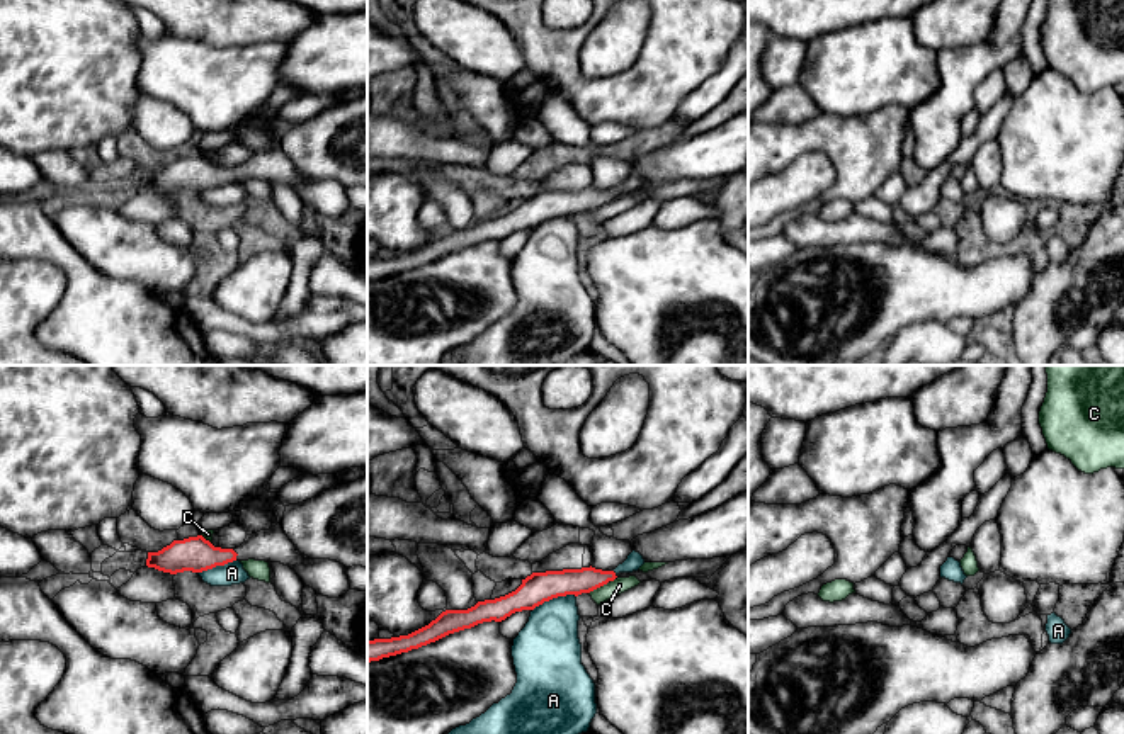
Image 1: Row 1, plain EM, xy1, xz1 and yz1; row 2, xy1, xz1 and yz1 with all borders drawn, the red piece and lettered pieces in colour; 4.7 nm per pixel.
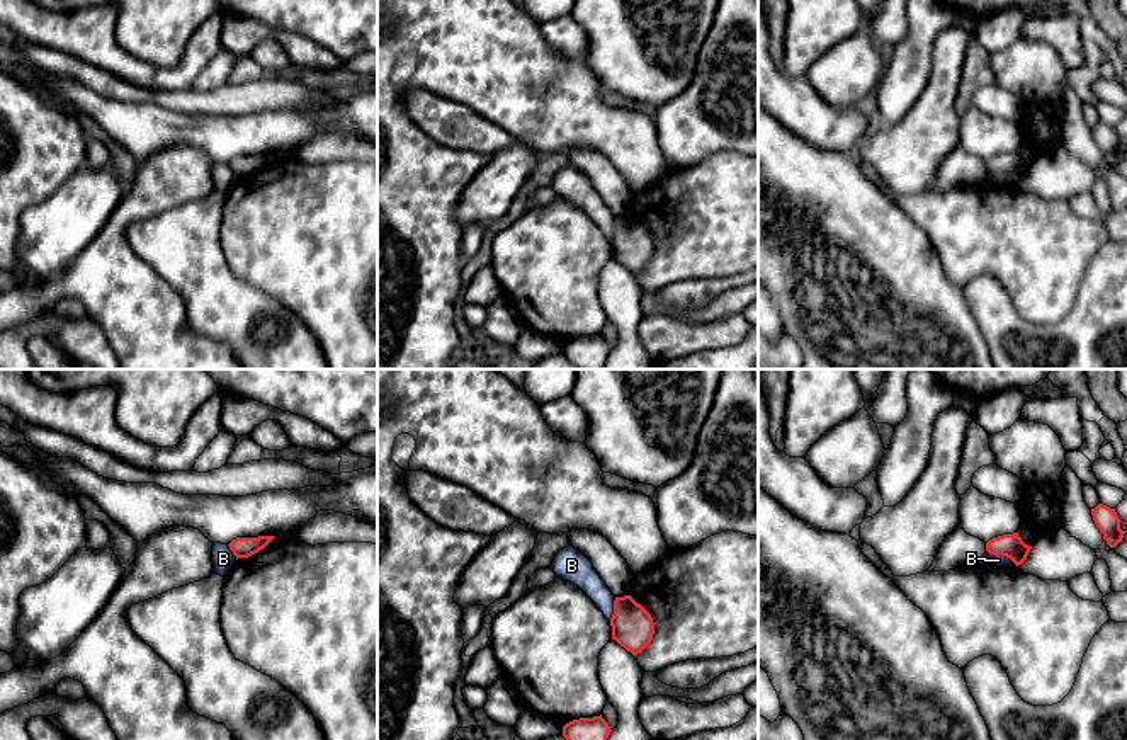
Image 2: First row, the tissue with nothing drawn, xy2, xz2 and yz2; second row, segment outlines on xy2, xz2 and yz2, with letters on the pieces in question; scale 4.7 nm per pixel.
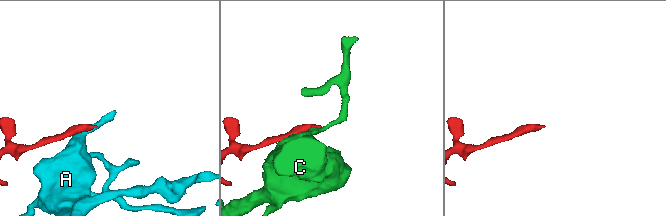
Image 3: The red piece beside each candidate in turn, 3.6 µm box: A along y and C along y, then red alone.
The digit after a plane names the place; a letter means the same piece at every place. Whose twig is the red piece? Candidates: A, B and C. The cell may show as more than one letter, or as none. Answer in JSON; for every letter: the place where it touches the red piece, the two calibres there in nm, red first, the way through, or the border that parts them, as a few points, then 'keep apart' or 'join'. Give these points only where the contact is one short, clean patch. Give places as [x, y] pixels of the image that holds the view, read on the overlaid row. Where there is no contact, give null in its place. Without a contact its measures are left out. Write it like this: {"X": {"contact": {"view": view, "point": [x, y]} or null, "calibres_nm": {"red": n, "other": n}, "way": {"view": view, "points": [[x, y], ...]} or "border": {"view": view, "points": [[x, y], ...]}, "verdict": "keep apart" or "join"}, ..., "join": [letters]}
{"A": {"contact": {"view": "xz1", "point": [553, 597]}, "calibres_nm": {"red": 140, "other": 300}, "border": {"view": "xz1", "points": [[575, 595], [553, 597], [533, 610]]}, "verdict": "keep apart"}, "B": {"contact": {"view": "yz2", "point": [1002, 555]}, "calibres_nm": {"red": 120, "other": 60}, "border": {"view": "yz2", "points": [[986, 550], [1005, 555], [1017, 565]]}, "verdict": "keep apart"}, "C": {"contact": {"view": "xz1", "point": [597, 587]}, "calibres_nm": {"red": 140, "other": 70}, "verdict": "keep apart"}, "join": []}

